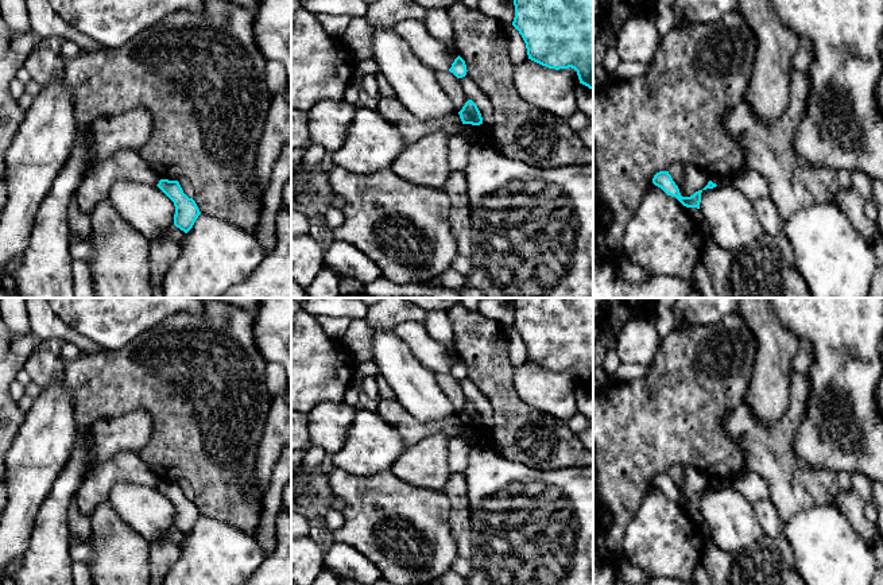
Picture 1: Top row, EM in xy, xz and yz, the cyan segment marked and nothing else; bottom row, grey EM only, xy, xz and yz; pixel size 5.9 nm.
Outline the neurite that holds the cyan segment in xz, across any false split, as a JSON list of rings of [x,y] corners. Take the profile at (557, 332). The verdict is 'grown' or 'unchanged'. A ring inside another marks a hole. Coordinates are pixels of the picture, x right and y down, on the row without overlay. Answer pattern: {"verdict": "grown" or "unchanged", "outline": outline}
{"verdict": "unchanged", "outline": [[[514,298],[512,328],[522,337],[528,361],[549,371],[574,371],[580,386],[593,392],[593,298]]]}

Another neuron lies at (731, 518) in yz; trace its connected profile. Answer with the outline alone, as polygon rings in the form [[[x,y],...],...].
[[[732,484],[702,492],[700,512],[724,551],[744,550],[764,536],[754,505]]]

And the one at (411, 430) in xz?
[[[396,398],[379,399],[376,412],[383,421],[399,431],[406,448],[434,433],[444,433],[449,438],[457,437],[462,427],[458,414],[444,421],[421,422],[411,417]]]

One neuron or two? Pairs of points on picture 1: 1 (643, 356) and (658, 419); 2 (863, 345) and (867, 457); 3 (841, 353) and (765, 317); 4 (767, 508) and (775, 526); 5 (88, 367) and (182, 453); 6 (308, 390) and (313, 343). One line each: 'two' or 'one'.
1: two
2: one
3: two
4: one
5: one
6: one

